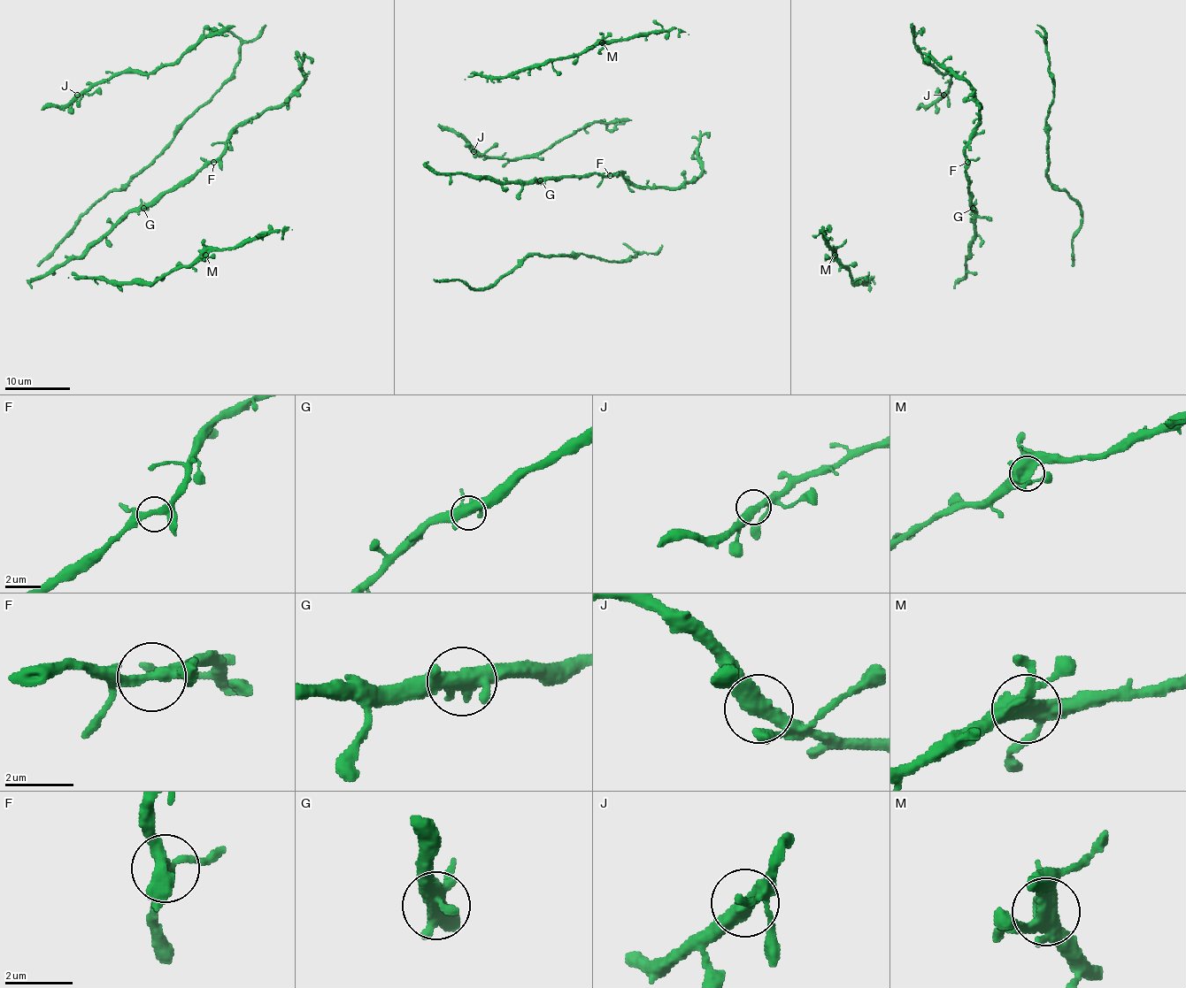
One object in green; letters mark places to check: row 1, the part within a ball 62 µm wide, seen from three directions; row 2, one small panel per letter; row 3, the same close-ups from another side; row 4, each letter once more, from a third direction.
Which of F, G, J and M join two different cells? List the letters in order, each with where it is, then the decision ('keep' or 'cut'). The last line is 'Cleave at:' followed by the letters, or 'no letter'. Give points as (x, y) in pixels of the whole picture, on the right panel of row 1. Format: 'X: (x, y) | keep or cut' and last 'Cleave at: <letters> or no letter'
F: (967, 162) | keep
G: (973, 208) | keep
J: (943, 95) | keep
M: (835, 255) | keep
Cleave at: no letter

